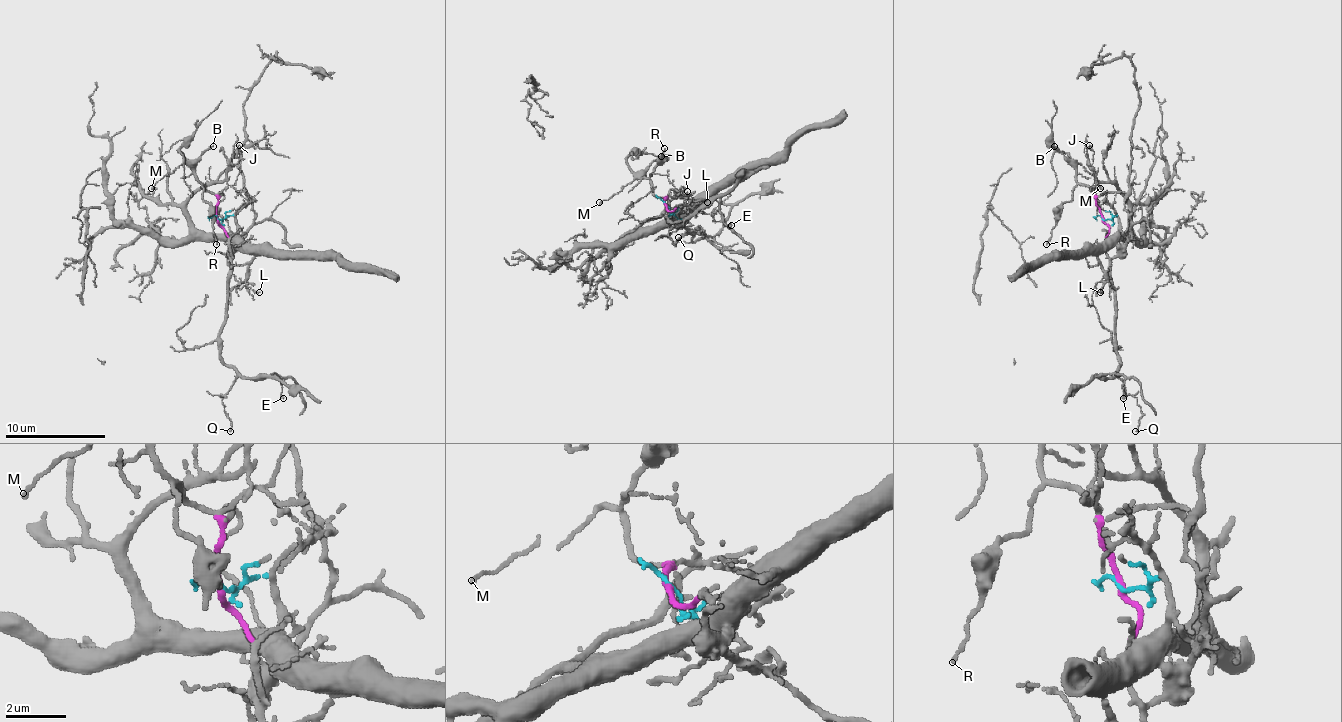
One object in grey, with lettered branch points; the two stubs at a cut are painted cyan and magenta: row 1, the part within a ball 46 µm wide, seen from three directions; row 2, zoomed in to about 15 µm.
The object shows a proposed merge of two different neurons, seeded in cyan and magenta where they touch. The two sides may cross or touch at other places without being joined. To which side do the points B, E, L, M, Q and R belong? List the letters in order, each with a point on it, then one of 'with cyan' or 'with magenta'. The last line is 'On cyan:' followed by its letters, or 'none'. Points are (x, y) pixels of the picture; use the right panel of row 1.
B: at (1054, 146); with magenta
E: at (1123, 398); with magenta
L: at (1100, 292); with cyan
M: at (1100, 188); with magenta
Q: at (1135, 431); with magenta
R: at (1046, 244); with magenta
On cyan: L

